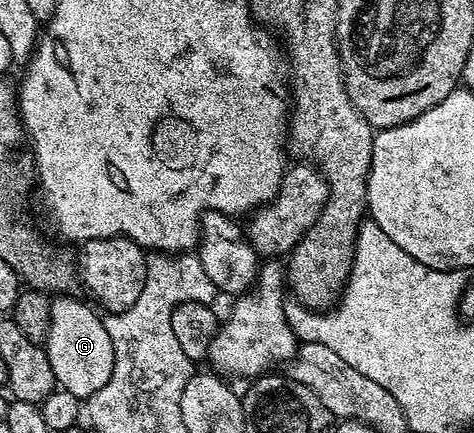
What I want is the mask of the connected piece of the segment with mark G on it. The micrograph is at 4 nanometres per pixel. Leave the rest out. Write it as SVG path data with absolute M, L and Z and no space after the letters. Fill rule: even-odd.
M61 295L53 300L51 329L45 348L58 384L83 401L103 389L113 375L114 345L104 320L98 318L91 308L71 298Z

